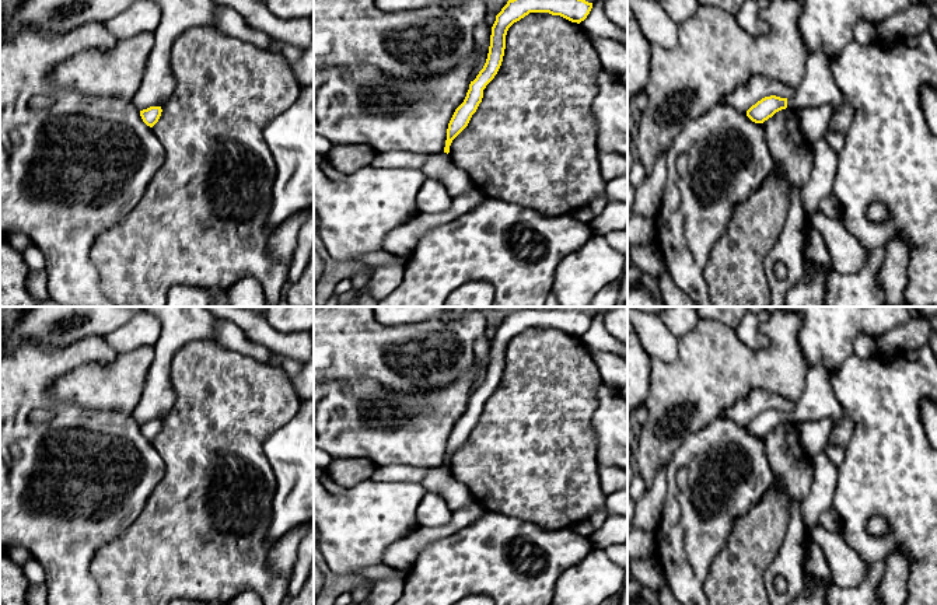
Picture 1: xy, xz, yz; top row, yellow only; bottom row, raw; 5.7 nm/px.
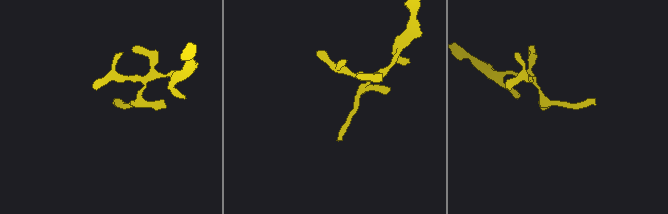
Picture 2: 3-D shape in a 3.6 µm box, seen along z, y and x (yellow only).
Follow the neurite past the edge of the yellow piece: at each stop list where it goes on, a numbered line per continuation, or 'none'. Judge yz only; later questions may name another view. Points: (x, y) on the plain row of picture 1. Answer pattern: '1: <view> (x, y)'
1: yz (818, 401)

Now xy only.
none

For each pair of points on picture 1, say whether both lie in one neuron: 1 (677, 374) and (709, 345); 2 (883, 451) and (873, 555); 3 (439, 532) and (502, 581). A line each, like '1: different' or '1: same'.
1: same
2: same
3: different

